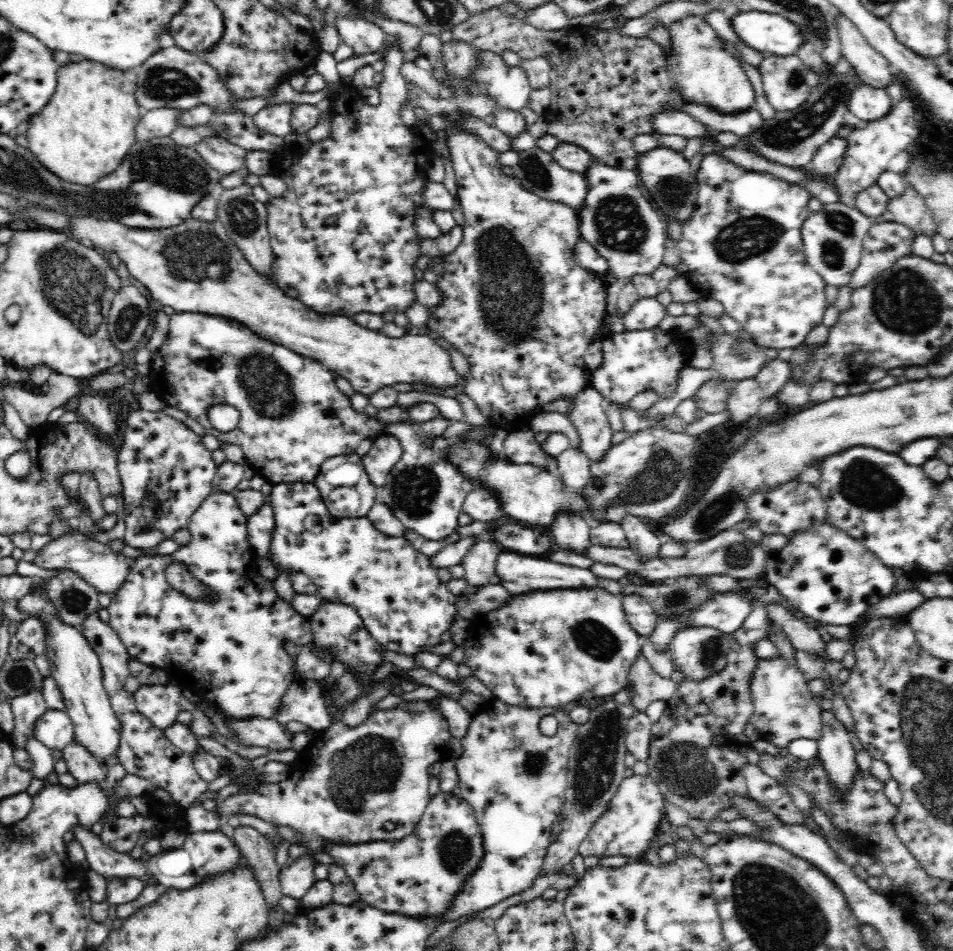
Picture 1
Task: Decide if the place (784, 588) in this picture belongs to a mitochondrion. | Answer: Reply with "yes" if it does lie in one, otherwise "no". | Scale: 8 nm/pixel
no

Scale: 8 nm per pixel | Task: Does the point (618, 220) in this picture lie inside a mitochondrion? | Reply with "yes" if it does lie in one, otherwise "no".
yes

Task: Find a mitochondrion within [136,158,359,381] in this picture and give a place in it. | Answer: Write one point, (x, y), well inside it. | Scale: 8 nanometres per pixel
(202, 256)

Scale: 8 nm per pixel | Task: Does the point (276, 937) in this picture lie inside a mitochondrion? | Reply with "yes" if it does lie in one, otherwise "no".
no

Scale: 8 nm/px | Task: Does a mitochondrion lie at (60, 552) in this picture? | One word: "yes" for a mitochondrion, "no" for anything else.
no

